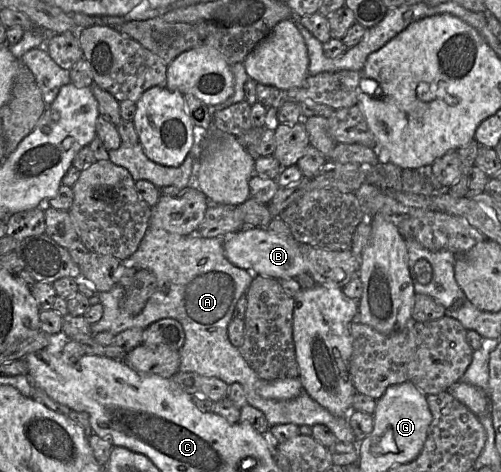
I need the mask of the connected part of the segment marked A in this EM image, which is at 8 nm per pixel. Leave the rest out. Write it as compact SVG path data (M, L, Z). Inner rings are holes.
M150 226L138 249L130 257L122 260L121 264L136 270L151 271L157 280L156 290L137 315L130 315L120 308L120 302L125 295L123 286L116 284L110 291L96 293L103 306L103 315L98 322L91 325L92 335L105 331L117 335L130 328L145 329L160 319L175 319L182 325L185 334L184 344L179 350L178 371L214 376L228 385L240 383L247 403L265 415L270 427L280 424L312 427L321 424L327 426L339 442L356 442L348 419L332 415L305 390L290 400L265 399L257 393L257 383L261 379L243 359L239 349L231 344L227 333L235 306L249 288L254 274L233 265L226 258L224 238L206 238L197 234L179 235Z

